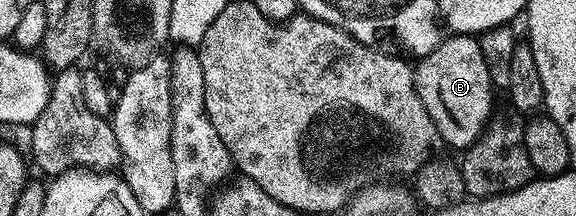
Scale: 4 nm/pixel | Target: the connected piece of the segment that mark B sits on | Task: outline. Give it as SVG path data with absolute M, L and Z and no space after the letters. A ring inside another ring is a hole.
M449 35L439 45L423 56L414 67L414 85L430 121L438 129L441 140L452 147L467 149L480 138L493 118L490 69L482 57L482 45L474 35Z

